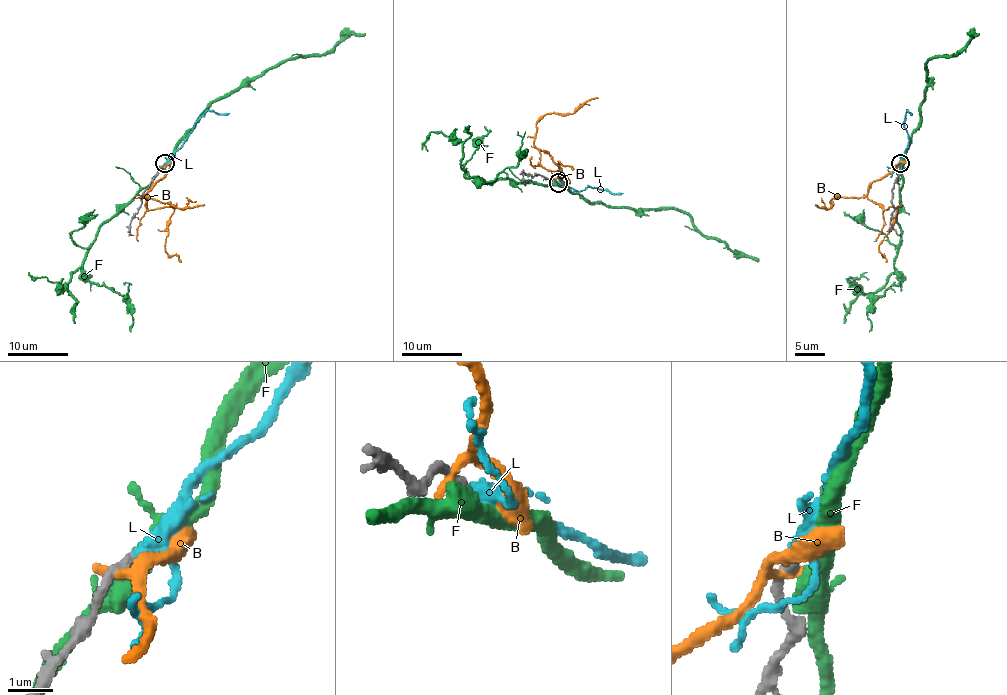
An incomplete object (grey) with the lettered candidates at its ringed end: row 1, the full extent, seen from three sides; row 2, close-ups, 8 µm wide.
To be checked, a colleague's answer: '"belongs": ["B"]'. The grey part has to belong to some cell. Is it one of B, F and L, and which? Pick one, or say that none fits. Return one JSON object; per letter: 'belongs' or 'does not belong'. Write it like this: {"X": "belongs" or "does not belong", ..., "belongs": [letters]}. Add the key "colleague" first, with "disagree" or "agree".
{"colleague": "disagree", "B": "does not belong", "F": "does not belong", "L": "belongs", "belongs": ["L"]}

